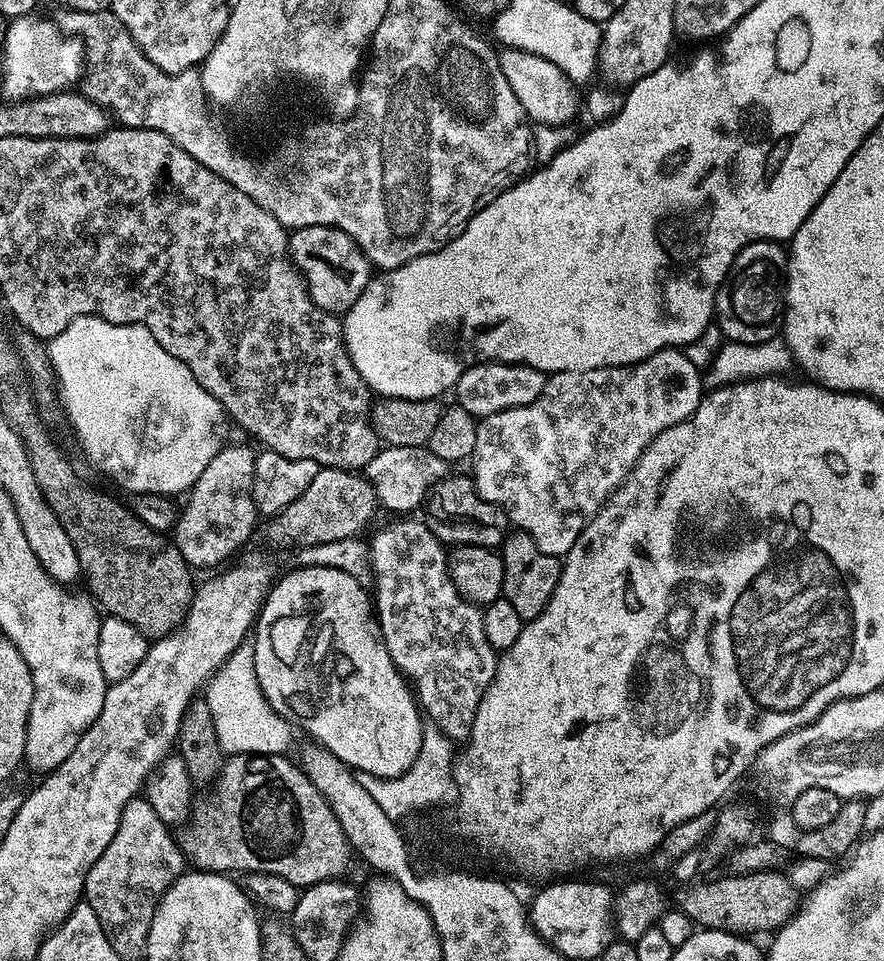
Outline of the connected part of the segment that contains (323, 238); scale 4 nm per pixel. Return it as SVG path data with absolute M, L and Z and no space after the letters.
M306 226L305 228L295 229L288 238L288 251L292 260L296 264L296 269L304 277L310 298L322 310L333 314L343 314L362 298L362 292L372 281L374 266L366 258L366 254L352 241L350 234L346 234L337 228L330 226Z

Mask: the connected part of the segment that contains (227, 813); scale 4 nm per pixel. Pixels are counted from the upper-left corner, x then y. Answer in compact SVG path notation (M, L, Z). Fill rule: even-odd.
M232 754L225 759L220 774L215 779L214 790L216 793L212 796L212 801L208 804L205 812L197 811L191 817L190 823L183 829L184 834L180 834L178 843L180 849L184 852L185 857L189 861L192 860L197 869L205 872L218 872L221 874L247 874L249 872L261 872L262 874L270 874L278 878L286 878L286 882L295 884L297 888L303 890L309 888L311 884L321 884L323 880L340 880L343 872L347 870L348 863L354 860L352 848L348 845L346 834L342 830L342 826L338 822L338 818L334 814L334 810L330 810L330 806L326 802L326 798L322 798L322 794L314 786L314 782L310 782L310 778L306 778L304 769L292 764L288 761L287 755L279 756L249 756L247 754Z

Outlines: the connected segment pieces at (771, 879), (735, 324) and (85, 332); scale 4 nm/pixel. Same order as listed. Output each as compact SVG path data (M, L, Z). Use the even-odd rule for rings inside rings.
M780 870L771 872L755 872L745 876L724 874L721 880L708 880L705 884L692 884L680 892L680 908L690 919L704 930L714 932L735 932L737 934L752 934L748 932L768 932L781 928L798 908L798 891L787 880Z
M755 240L747 244L734 258L732 268L728 272L724 284L716 295L715 323L720 323L724 331L725 341L746 342L757 344L777 339L781 335L786 307L786 248L783 243L774 240Z
M83 316L70 322L70 326L66 326L66 330L62 330L62 334L47 341L46 348L48 348L48 360L52 363L53 370L56 371L57 382L60 383L60 400L64 403L64 412L68 415L69 422L72 423L72 432L76 435L76 440L80 443L85 458L102 475L109 476L118 487L125 488L128 492L134 492L133 494L148 492L175 497L176 492L187 493L198 482L198 478L202 478L202 470L206 470L206 466L210 466L214 454L218 454L226 447L226 439L224 440L226 417L224 407L220 405L218 398L214 398L214 394L202 390L202 386L198 382L198 378L194 378L190 366L186 366L186 362L174 358L174 354L162 350L162 346L158 346L158 342L144 325L111 324L100 316Z

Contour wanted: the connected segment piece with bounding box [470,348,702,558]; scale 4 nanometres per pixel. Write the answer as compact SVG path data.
M663 348L662 351L655 352L653 356L642 362L629 364L627 368L595 368L581 372L553 372L545 379L542 394L538 394L538 398L534 398L534 402L483 417L476 426L478 442L474 442L474 450L470 457L470 465L472 464L470 476L476 485L476 493L486 502L497 504L519 531L530 534L530 538L534 538L538 550L551 556L563 558L570 550L570 546L574 546L578 534L582 534L584 527L596 517L600 508L627 480L628 475L632 473L632 468L639 462L642 453L650 446L650 442L654 442L654 438L658 438L658 434L662 434L662 430L666 430L683 420L688 420L694 414L702 395L702 372L699 367L696 369L695 362L686 353L687 351L678 348Z

